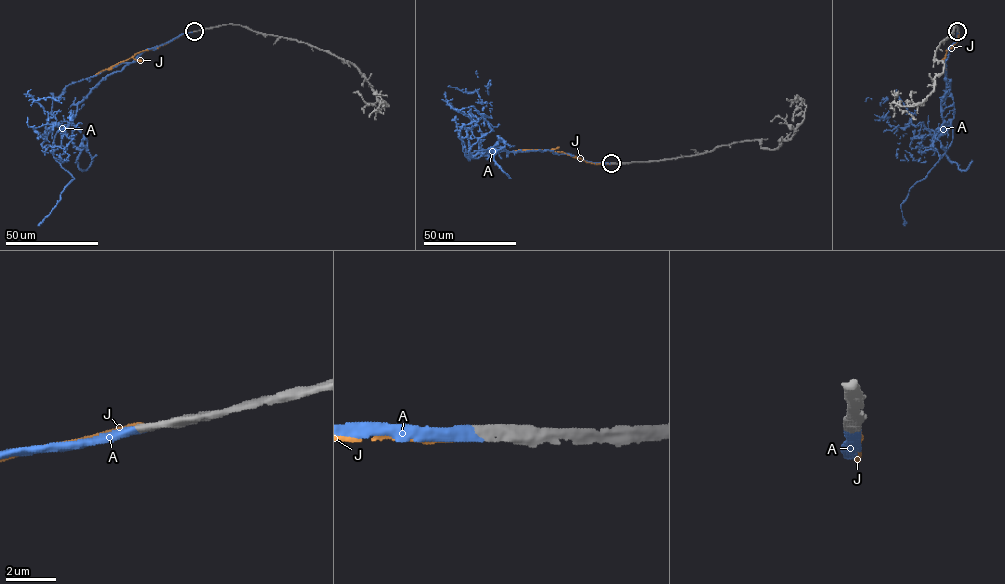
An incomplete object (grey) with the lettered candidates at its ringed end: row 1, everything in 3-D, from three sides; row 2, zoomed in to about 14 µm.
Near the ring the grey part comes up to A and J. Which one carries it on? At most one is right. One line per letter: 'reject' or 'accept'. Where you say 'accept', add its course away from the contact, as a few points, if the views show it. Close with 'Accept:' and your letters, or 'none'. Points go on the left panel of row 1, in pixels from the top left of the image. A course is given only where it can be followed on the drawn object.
A: accept; course (194, 31), (145, 49), (102, 79), (78, 105), (75, 117), (51, 131), (56, 119), (32, 96), (59, 101)
J: reject
Accept: A

